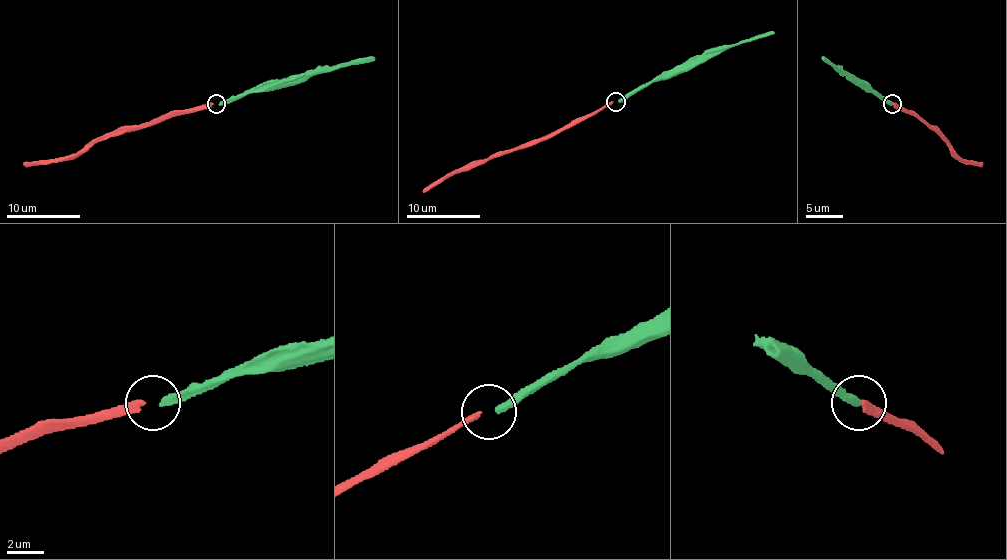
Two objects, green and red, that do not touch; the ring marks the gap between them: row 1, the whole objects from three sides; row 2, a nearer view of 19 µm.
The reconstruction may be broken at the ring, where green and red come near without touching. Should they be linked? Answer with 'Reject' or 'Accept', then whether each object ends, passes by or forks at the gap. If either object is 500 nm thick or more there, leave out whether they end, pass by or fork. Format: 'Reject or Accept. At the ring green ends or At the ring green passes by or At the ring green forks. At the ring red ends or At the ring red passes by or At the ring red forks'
Accept. At the ring green ends. At the ring red ends

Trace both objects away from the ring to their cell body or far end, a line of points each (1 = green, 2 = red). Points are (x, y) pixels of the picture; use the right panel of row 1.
1: (892, 103), (872, 88), (859, 85), (822, 57)
2: (892, 103), (913, 111), (964, 161), (983, 164)

